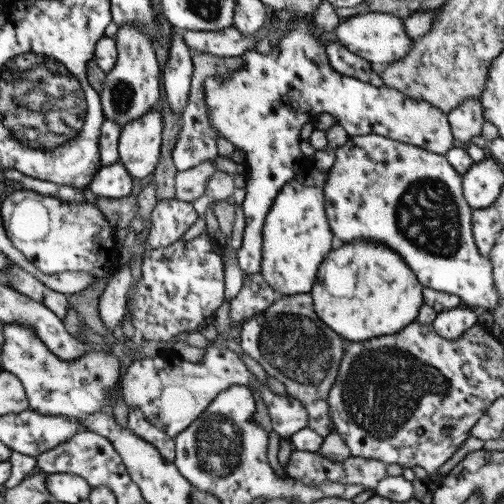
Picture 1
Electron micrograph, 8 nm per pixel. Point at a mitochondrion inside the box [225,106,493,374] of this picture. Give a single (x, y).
(427, 215)

